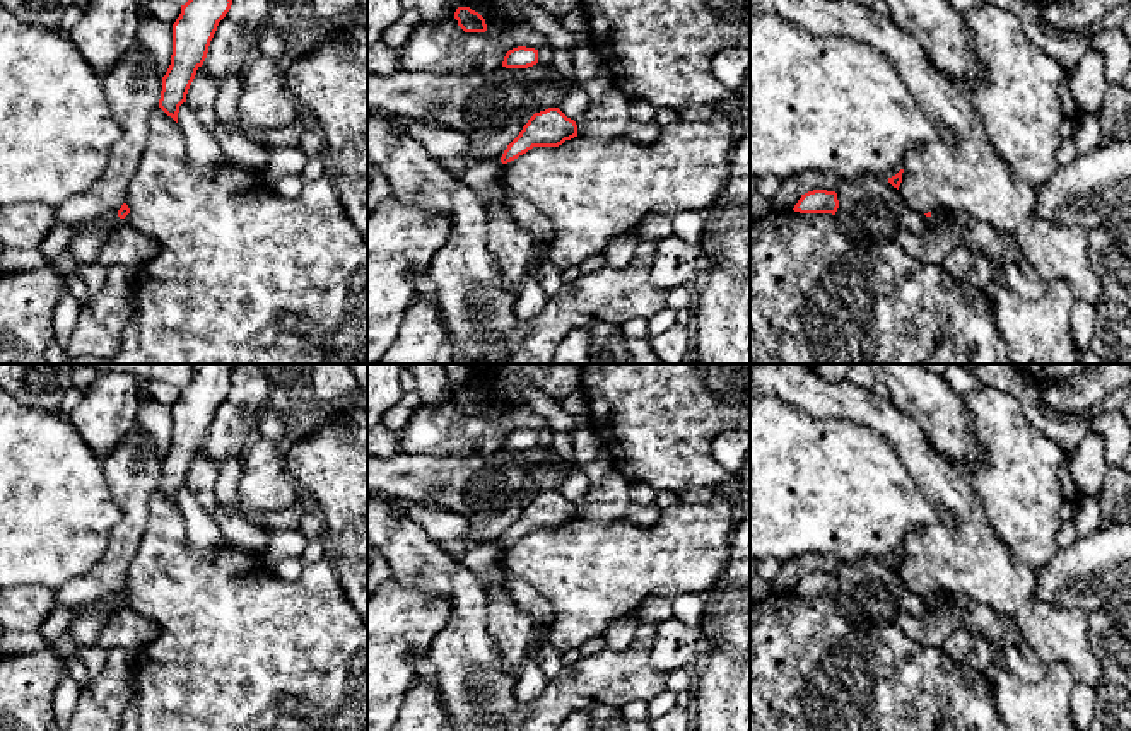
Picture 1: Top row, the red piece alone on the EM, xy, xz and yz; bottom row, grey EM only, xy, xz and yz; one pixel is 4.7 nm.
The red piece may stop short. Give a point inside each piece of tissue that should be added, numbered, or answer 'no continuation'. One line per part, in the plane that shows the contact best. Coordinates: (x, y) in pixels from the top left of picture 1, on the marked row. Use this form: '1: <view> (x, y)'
no continuation

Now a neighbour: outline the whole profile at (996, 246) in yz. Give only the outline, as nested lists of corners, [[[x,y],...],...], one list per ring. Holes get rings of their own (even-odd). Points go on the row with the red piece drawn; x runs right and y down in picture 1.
[[[935,212],[929,217],[929,227],[940,231],[948,227],[957,229],[964,236],[962,246],[976,249],[981,258],[989,261],[993,272],[1025,258],[1023,249],[1013,236],[965,213]]]

